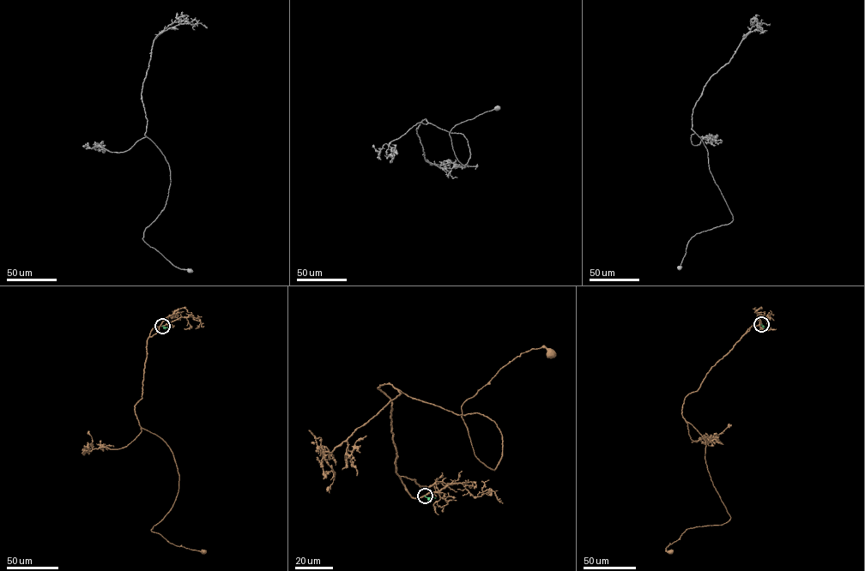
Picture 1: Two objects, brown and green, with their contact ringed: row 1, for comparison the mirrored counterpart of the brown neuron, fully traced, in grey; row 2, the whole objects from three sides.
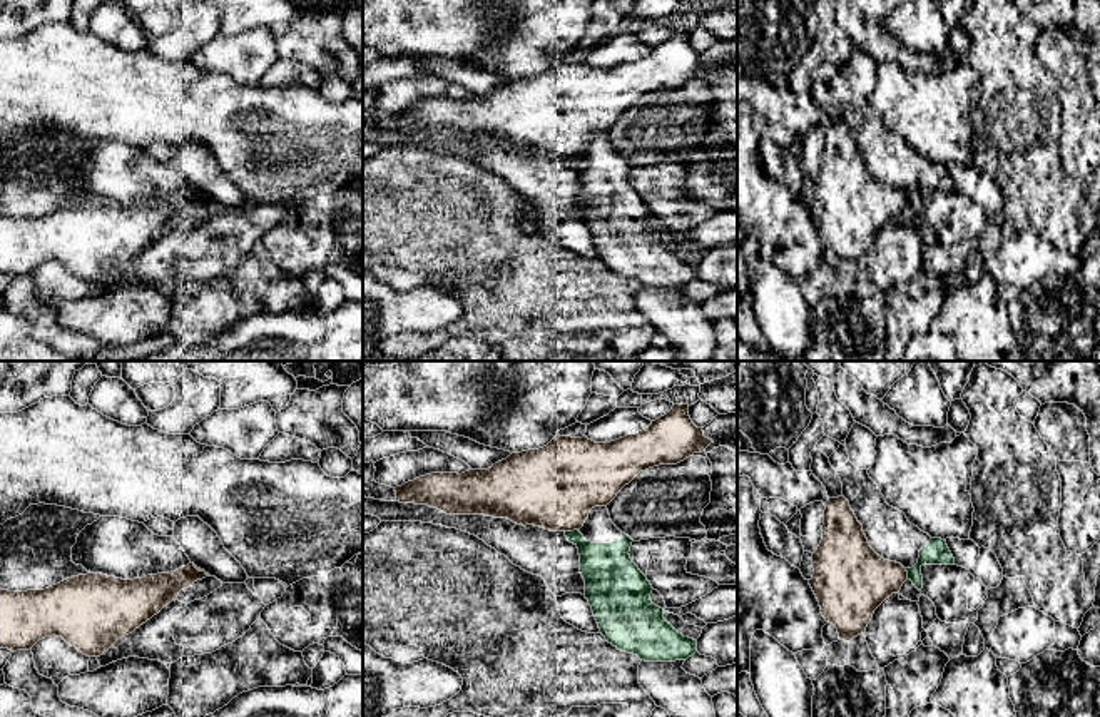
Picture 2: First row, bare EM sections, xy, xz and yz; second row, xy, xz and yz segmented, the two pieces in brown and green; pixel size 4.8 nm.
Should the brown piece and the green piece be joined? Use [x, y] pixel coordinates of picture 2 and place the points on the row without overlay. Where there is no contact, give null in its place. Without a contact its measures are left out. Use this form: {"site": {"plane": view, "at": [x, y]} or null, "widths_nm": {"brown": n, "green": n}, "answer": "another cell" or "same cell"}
{"site": {"plane": "xz", "at": [570, 156]}, "widths_nm": {"brown": 400, "green": 240}, "answer": "another cell"}

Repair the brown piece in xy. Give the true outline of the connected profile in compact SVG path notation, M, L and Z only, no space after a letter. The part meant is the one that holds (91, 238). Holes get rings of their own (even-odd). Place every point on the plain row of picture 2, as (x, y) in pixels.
M194 189L171 199L122 206L102 199L67 204L45 216L8 217L0 214L0 274L30 276L45 262L62 262L87 282L100 282L119 264L157 241L181 216L206 204Z

